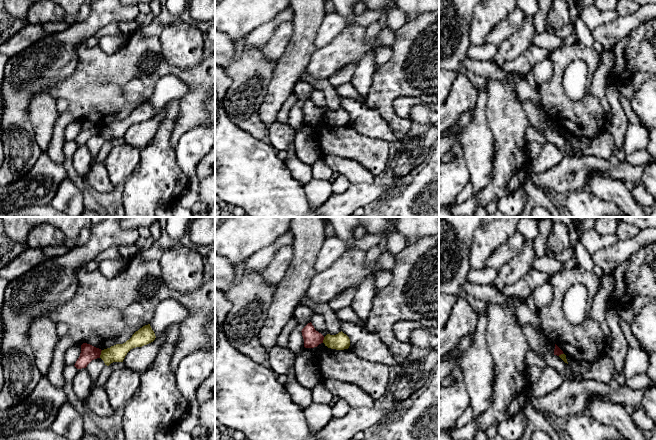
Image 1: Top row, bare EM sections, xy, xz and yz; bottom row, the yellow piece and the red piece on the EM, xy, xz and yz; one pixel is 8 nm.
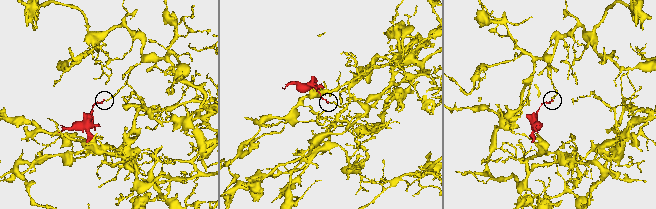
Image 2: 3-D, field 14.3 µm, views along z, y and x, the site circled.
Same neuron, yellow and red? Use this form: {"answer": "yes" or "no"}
{"answer": "no"}

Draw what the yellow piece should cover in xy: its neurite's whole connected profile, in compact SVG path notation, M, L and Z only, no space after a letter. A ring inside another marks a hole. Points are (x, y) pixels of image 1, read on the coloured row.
M150 324L143 326L136 331L132 337L123 344L116 344L101 351L100 358L105 365L109 366L113 362L123 362L127 353L136 347L142 347L155 340L156 336Z

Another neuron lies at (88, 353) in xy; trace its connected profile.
M83 343L81 345L81 353L75 363L77 369L86 368L87 365L94 359L100 358L101 349L96 348L90 344Z

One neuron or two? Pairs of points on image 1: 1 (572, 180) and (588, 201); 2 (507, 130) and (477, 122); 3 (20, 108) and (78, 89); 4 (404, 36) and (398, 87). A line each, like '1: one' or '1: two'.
1: two
2: two
3: two
4: one

